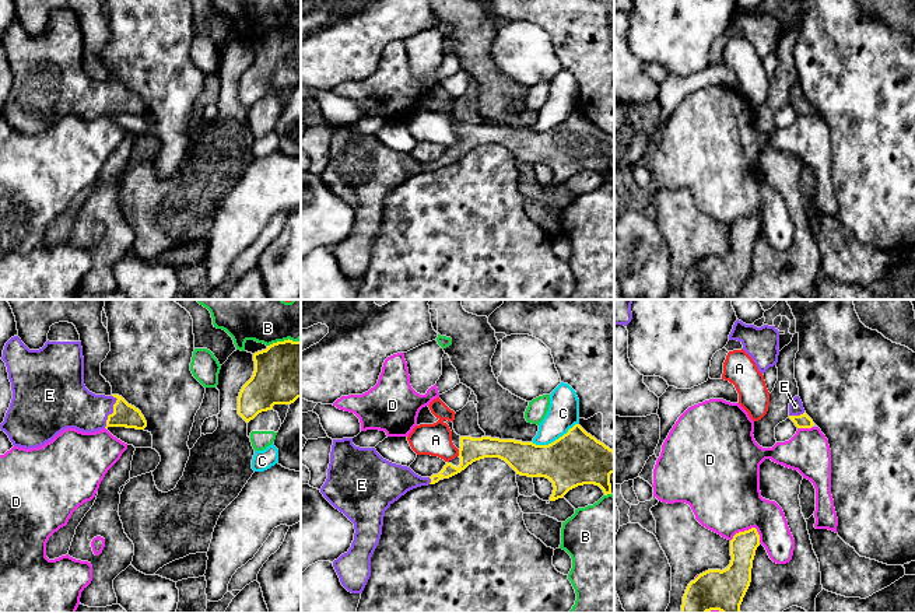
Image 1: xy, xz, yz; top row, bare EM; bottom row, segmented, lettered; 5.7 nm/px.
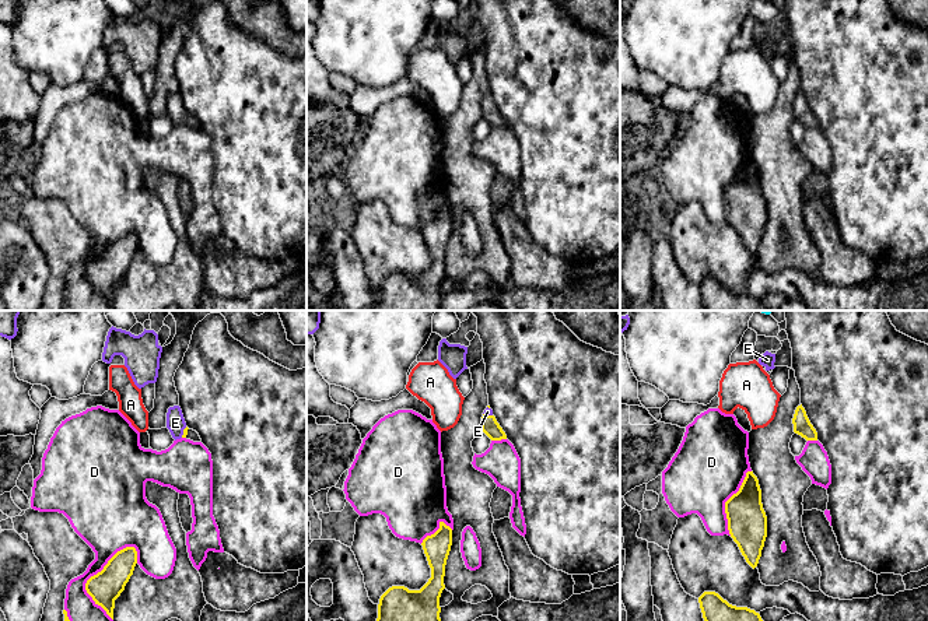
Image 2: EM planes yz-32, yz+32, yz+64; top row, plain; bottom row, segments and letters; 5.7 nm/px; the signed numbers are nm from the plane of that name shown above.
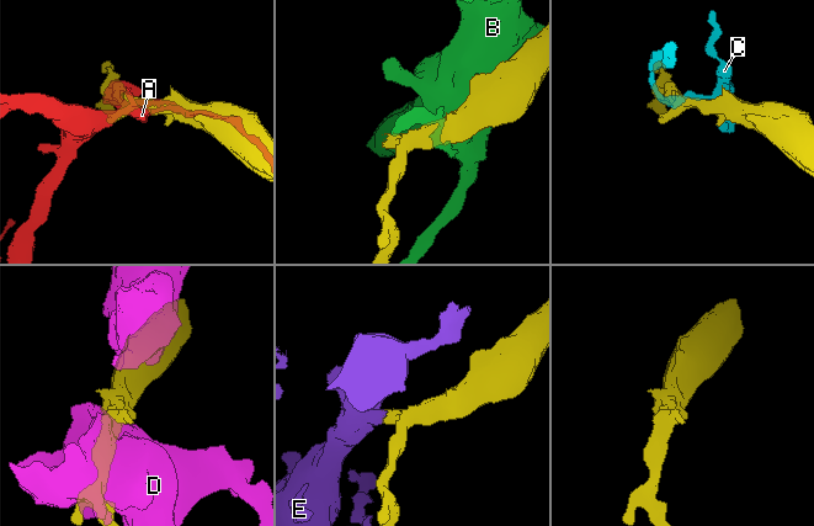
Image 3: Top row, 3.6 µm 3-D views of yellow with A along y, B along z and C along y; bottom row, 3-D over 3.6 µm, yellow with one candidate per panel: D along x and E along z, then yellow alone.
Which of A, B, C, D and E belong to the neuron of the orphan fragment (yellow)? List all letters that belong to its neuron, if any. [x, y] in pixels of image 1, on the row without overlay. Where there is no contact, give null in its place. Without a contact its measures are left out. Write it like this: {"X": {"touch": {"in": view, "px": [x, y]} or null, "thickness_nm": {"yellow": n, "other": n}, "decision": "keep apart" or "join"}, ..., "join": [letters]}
{"A": {"touch": {"in": "xz", "px": [459, 139]}, "thickness_nm": {"yellow": 140, "other": 190}, "decision": "keep apart"}, "B": {"touch": {"in": "xy", "px": [284, 27]}, "thickness_nm": {"yellow": 340, "other": 180}, "decision": "keep apart"}, "C": {"touch": {"in": "xz", "px": [556, 126]}, "thickness_nm": {"yellow": 320, "other": 180}, "decision": "keep apart"}, "D": {"touch": {"in": "yz", "px": [745, 217]}, "thickness_nm": {"yellow": 150, "other": 420}, "decision": "keep apart"}, "E": {"touch": {"in": "xy", "px": [114, 98]}, "thickness_nm": {"yellow": 140, "other": 260}, "decision": "join"}, "join": ["E"]}

